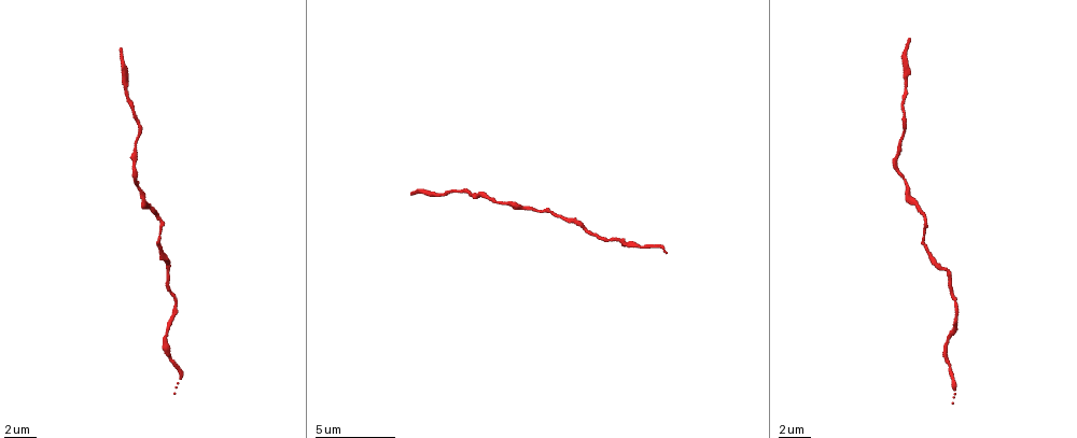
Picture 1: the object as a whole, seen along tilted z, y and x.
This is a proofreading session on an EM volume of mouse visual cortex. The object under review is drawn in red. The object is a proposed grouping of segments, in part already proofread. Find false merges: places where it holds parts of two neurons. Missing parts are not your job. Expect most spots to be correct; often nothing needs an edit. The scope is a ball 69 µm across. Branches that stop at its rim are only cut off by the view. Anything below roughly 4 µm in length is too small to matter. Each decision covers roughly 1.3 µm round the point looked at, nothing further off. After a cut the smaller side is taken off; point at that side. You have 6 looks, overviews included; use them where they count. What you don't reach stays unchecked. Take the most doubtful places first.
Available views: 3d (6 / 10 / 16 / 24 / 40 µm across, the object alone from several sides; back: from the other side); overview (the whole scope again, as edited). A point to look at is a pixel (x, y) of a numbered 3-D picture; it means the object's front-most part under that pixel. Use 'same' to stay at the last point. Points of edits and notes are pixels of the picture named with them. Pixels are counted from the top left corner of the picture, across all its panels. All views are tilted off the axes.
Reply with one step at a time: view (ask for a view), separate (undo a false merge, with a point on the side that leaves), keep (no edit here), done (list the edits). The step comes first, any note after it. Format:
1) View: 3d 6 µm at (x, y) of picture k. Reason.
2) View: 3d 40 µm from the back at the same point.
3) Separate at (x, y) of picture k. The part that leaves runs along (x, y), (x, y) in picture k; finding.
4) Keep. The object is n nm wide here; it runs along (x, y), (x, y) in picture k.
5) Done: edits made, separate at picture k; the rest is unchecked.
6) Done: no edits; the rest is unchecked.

View: 3d 10 µm at (159, 250) of picture 1. Thick turns thin.

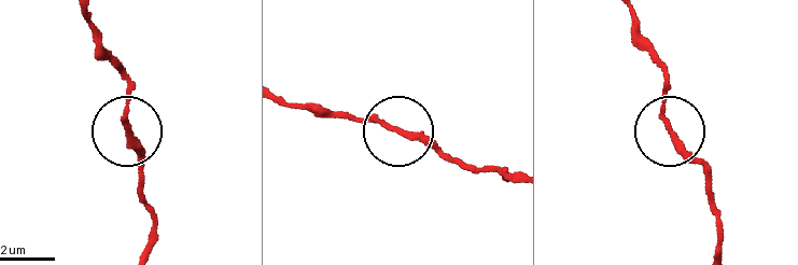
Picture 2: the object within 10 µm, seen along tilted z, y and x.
Keep. It runs along (662, 82), (671, 141), (705, 182) in picture 2; one neuron here.

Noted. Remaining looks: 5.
View: 3d 16 µm at (906, 91) of picture 1. Calibre changes.

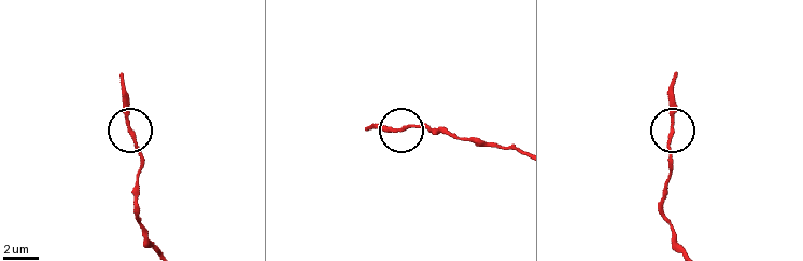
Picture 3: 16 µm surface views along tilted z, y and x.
Keep. The object is 180 nm wide here; it runs along (680, 247), (662, 210), (673, 127), (671, 85) in picture 3; one neuron here.

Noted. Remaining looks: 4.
View: 3d 6 µm at (496, 200) of picture 1. Thin neck.

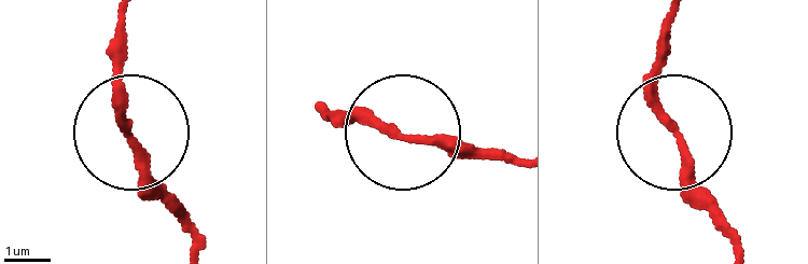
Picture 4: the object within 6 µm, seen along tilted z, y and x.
Keep. It runs along (735, 245), (656, 96), (656, 32) in picture 4; one neuron here.

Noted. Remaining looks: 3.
Done: no edits; the rest is unchecked.

